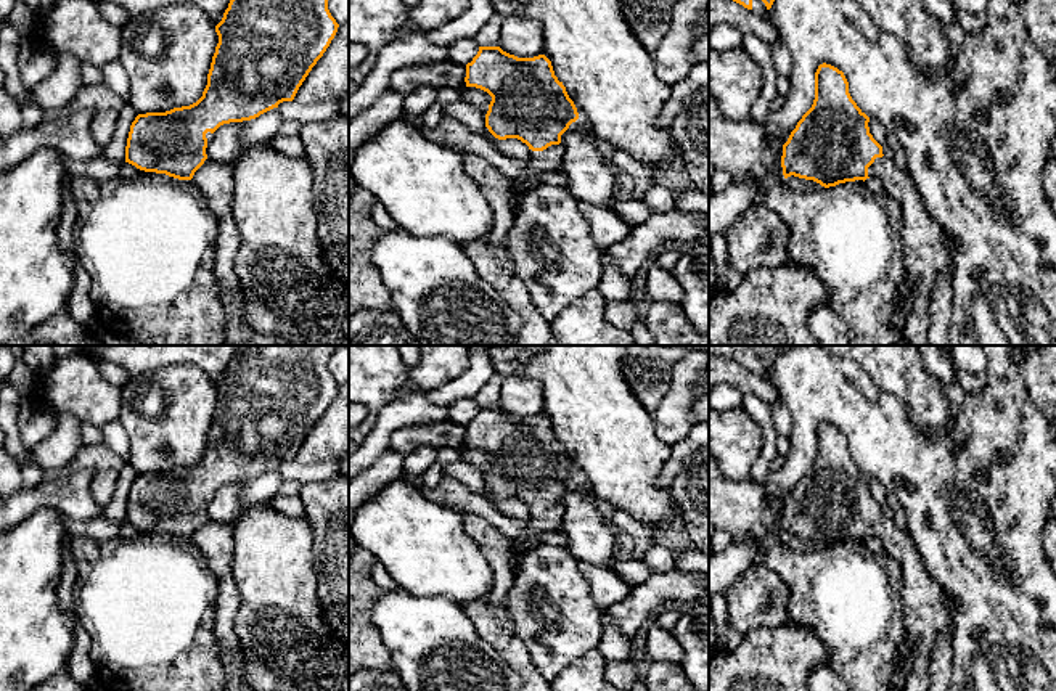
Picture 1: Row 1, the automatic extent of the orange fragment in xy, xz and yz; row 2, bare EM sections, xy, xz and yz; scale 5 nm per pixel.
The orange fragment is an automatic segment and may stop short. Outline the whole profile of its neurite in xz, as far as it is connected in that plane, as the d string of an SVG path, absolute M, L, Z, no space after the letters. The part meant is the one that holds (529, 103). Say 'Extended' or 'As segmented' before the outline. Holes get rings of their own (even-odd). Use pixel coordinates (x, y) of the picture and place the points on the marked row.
Extended. M479 47L466 64L466 87L492 96L485 127L498 138L518 138L529 146L529 166L513 180L513 209L545 172L564 169L561 135L579 119L566 87L545 55L518 58L500 47Z

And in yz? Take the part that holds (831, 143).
Extended. M820 64L813 104L783 145L783 175L813 180L825 188L881 178L903 214L905 272L915 283L902 339L910 346L929 346L931 296L940 276L953 281L958 243L926 212L910 172L882 154L868 122L849 93L844 72Z

